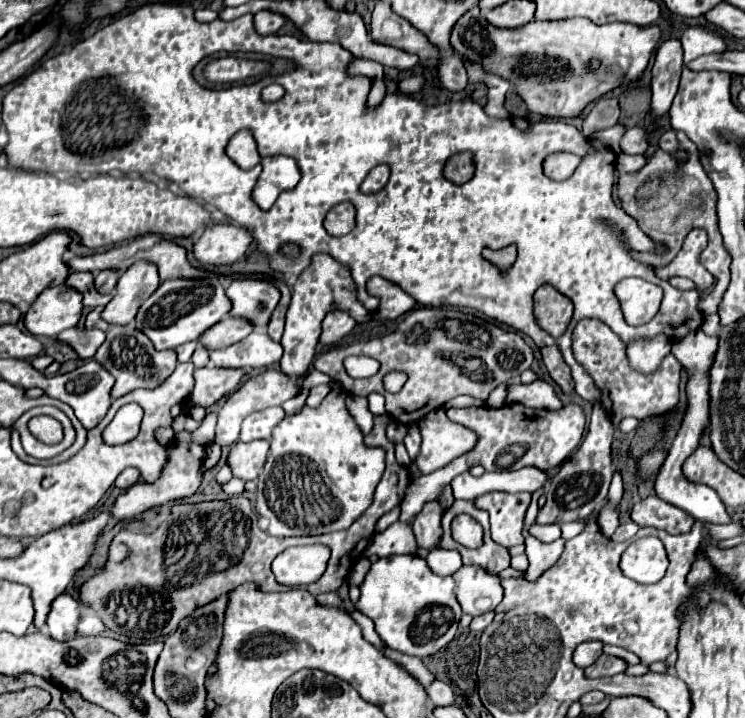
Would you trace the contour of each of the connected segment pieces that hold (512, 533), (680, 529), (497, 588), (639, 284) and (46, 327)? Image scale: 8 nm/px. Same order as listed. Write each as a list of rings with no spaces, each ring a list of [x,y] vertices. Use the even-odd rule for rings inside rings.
[[[485,493],[475,499],[477,509],[485,509],[491,517],[491,539],[503,547],[523,543],[523,517],[531,503],[529,493]]]
[[[649,495],[643,501],[639,501],[631,511],[631,519],[639,527],[665,529],[673,535],[689,533],[695,523],[695,519],[689,517],[689,513],[669,505],[667,501],[661,501],[657,495]]]
[[[463,565],[453,573],[457,581],[455,597],[463,609],[471,617],[493,611],[503,599],[503,587],[499,575],[485,573],[479,565]]]
[[[637,277],[621,280],[615,286],[614,293],[629,325],[641,325],[651,321],[657,315],[663,297],[661,287]]]
[[[69,285],[49,287],[37,297],[25,315],[25,327],[33,335],[57,337],[61,331],[79,323],[83,311],[83,297]]]

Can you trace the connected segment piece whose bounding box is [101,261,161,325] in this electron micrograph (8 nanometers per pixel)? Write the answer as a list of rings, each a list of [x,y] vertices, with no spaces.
[[[149,261],[133,263],[119,277],[115,287],[115,297],[105,307],[101,317],[109,325],[129,325],[131,321],[135,321],[141,301],[147,301],[149,295],[155,293],[159,285],[161,279],[155,265],[149,265]]]

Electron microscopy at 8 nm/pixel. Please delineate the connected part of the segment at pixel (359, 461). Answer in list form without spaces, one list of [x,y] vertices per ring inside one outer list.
[[[335,385],[319,407],[313,409],[305,405],[301,411],[287,415],[277,429],[273,429],[269,451],[267,463],[257,477],[257,511],[269,521],[269,535],[277,537],[325,535],[349,529],[351,523],[371,505],[373,491],[385,469],[385,451],[363,443],[363,433],[345,407],[345,391],[341,385]]]

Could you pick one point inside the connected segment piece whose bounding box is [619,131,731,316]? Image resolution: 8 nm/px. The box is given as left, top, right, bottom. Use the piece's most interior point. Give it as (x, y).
(667, 216)

